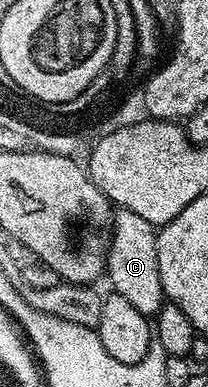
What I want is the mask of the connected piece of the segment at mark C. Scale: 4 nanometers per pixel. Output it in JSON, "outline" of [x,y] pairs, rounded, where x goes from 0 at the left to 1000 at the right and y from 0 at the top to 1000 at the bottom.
{"outline":[[[563,540],[529,587],[510,669],[510,718],[538,726],[534,747],[606,775],[625,775],[625,786],[644,786],[663,806],[716,817],[745,817],[798,778],[760,713],[755,602],[755,587],[683,568],[683,558],[620,543]]]}

